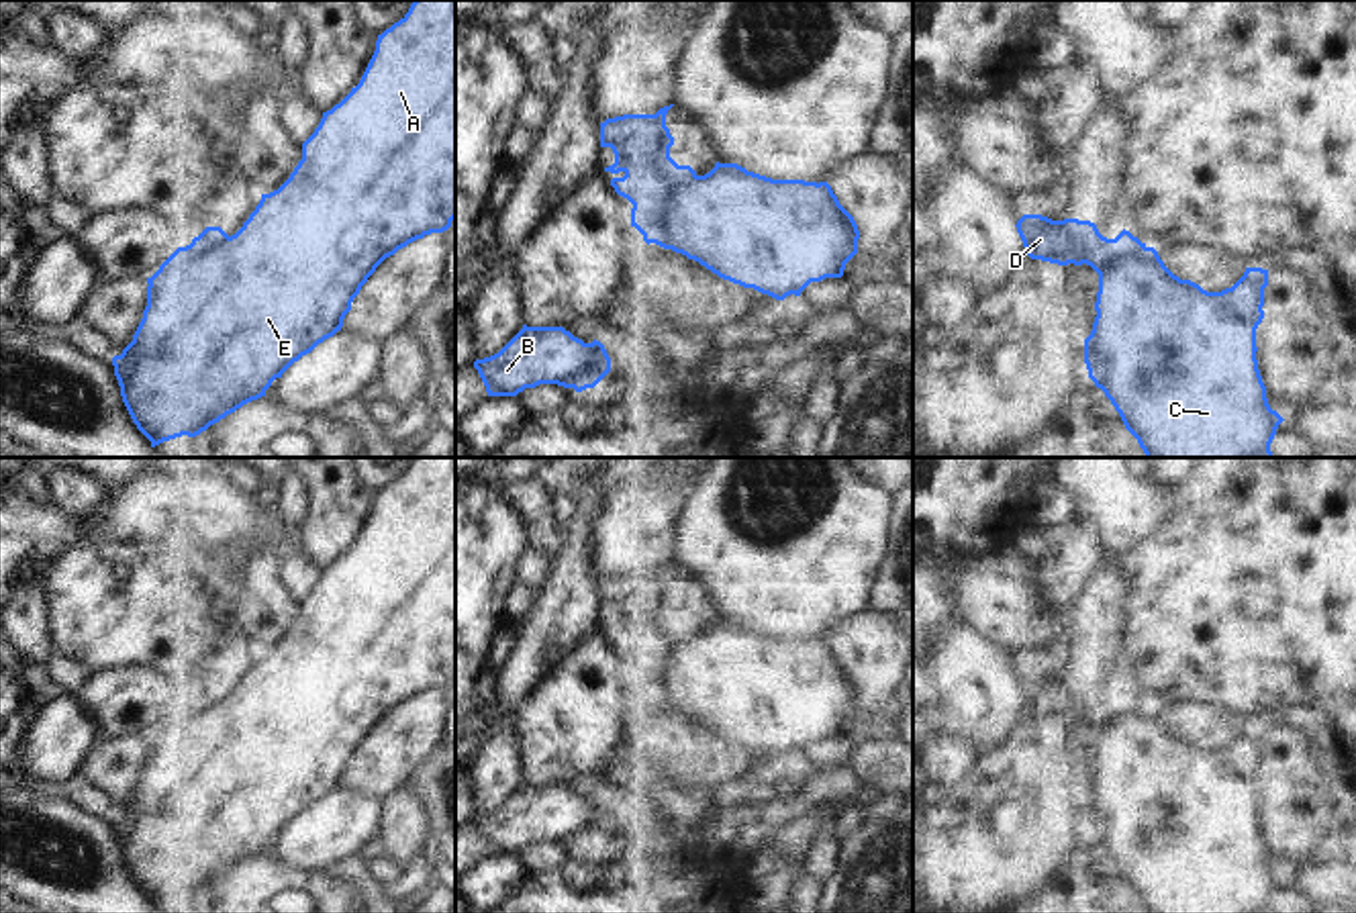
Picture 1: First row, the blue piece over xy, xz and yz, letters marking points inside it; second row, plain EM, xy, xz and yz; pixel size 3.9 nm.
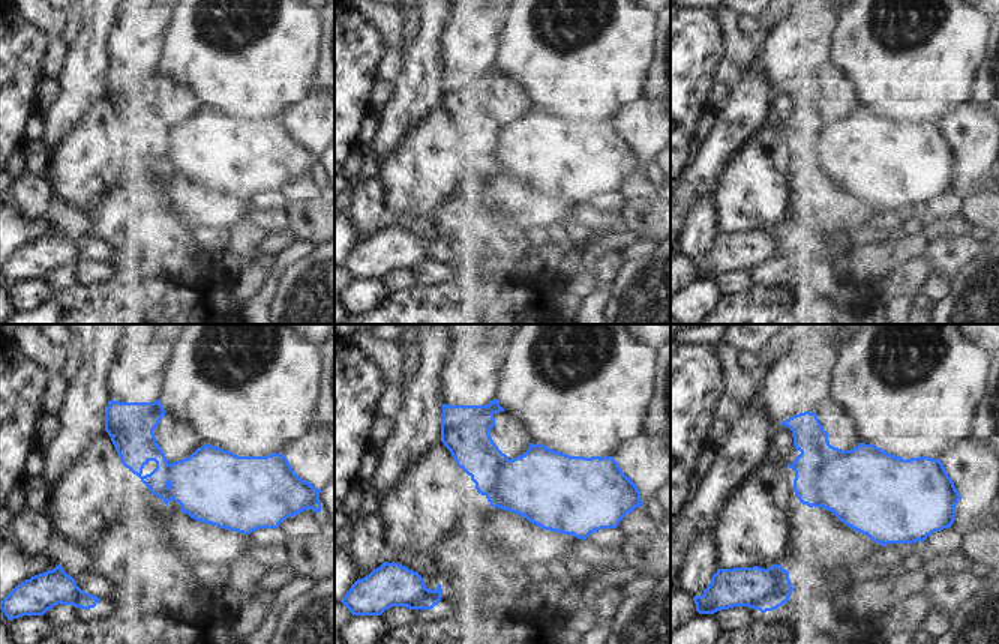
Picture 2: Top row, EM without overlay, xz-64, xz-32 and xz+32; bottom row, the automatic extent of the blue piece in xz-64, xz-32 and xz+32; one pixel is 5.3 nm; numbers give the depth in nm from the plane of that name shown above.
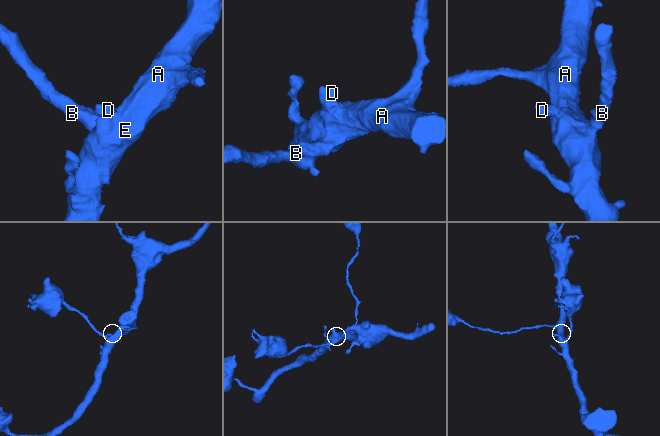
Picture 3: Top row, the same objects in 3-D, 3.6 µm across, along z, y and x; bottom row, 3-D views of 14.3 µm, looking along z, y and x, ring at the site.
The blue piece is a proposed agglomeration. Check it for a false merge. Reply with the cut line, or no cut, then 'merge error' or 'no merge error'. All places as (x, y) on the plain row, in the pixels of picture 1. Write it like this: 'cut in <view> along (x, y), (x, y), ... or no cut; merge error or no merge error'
cut in xz along (697, 634), (679, 648), (662, 681), (648, 662), (634, 662); merge error

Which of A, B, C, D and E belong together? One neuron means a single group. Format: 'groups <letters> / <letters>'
groups A B C E / D

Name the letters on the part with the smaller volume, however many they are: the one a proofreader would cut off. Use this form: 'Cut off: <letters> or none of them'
Cut off: D.

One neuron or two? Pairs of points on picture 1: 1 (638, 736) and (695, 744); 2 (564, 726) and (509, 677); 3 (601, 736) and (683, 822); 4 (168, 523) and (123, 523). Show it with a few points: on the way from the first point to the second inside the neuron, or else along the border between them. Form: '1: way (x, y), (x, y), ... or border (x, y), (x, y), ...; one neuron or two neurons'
1: way (652, 736), (672, 736), (681, 742); one neuron
2: border (560, 658), (523, 699), (513, 719); two neurons
3: border (619, 740), (605, 766), (593, 779); two neurons
4: way (158, 523), (133, 523); one neuron

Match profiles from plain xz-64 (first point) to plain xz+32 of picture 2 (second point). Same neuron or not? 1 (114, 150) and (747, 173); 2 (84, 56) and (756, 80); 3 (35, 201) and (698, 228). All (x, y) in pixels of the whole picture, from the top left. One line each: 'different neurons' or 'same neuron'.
1: same neuron
2: same neuron
3: same neuron

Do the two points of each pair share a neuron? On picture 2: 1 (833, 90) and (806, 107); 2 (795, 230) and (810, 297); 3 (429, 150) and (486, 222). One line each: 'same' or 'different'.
1: different
2: same
3: different

